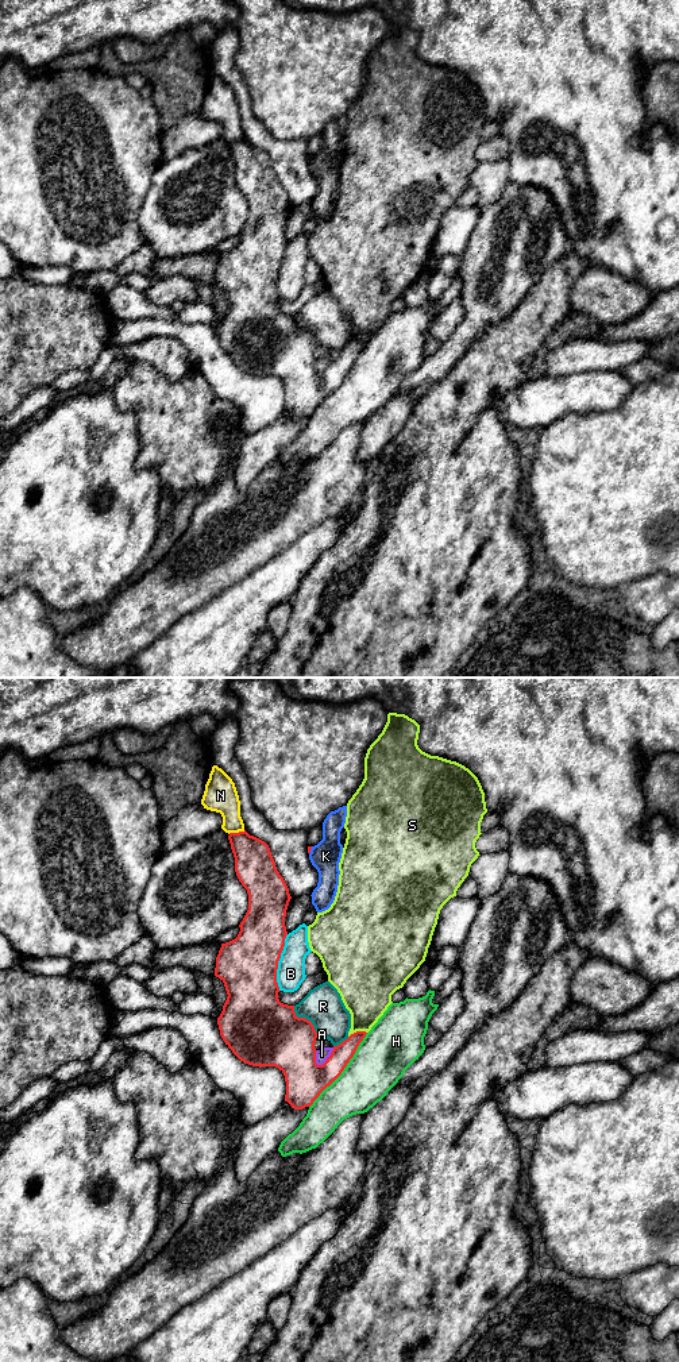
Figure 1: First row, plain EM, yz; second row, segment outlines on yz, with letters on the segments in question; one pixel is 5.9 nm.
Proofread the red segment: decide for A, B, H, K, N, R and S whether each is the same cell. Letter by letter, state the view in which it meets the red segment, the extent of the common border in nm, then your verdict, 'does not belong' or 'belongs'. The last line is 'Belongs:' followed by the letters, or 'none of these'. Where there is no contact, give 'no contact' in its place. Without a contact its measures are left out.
A: contact in yz; length 150 nm; does not belong
B: contact in yz; length 340 nm; does not belong
H: contact in yz; length 550 nm; does not belong
K: contact in yz; length 50 nm; does not belong
N: contact in yz; length 110 nm; does not belong
R: contact in yz; length 220 nm; does not belong
S: contact in yz; length 120 nm; does not belong
Belongs: none of these

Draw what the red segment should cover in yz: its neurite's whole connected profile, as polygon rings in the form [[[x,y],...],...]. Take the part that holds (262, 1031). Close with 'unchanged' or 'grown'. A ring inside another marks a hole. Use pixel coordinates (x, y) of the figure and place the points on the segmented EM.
[[[246,830],[229,833],[228,840],[235,857],[236,876],[248,894],[248,910],[239,925],[238,937],[221,944],[216,957],[215,976],[224,983],[228,995],[217,1018],[220,1035],[244,1064],[278,1068],[286,1081],[285,1101],[294,1110],[302,1110],[310,1107],[342,1074],[367,1033],[351,1034],[340,1045],[333,1046],[323,1065],[316,1064],[315,1026],[310,1020],[298,1018],[294,1006],[283,1004],[278,999],[277,969],[288,935],[285,917],[292,899],[289,888],[277,871],[265,841],[250,836]]]; unchanged

